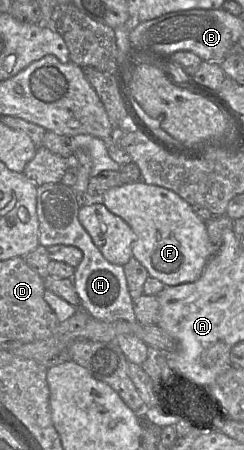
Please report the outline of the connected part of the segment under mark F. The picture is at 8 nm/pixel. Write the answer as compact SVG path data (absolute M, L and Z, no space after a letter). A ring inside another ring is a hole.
M139 180L110 188L103 194L103 203L112 213L124 219L136 233L132 248L133 257L145 266L150 276L166 286L195 282L201 277L214 253L206 230L206 222L192 210L192 205L185 199L168 188Z

